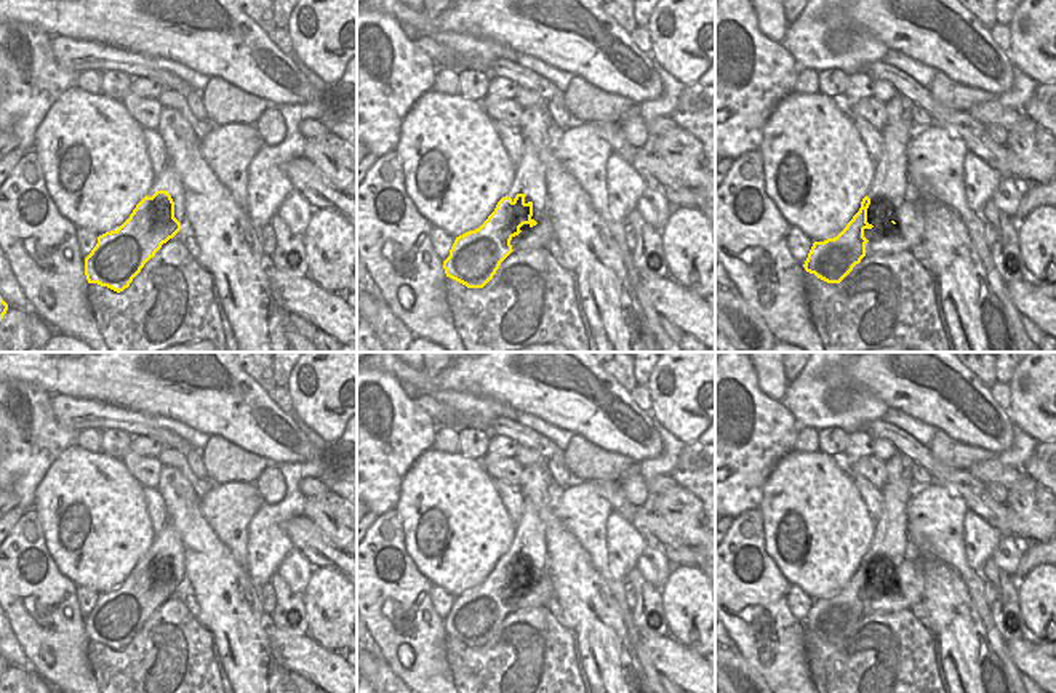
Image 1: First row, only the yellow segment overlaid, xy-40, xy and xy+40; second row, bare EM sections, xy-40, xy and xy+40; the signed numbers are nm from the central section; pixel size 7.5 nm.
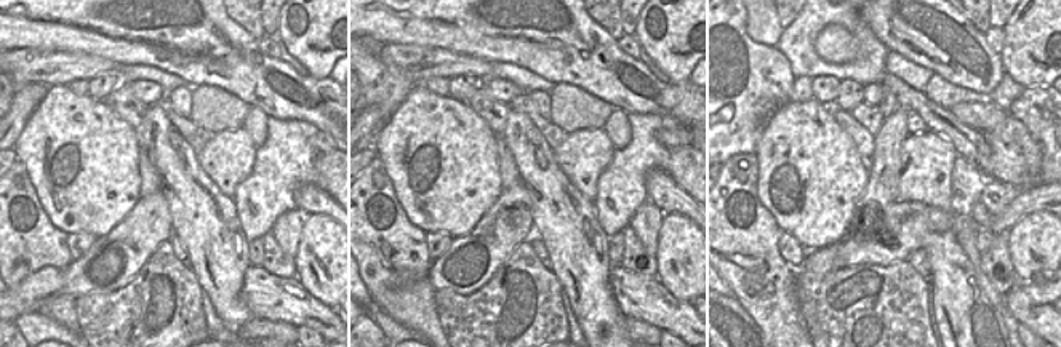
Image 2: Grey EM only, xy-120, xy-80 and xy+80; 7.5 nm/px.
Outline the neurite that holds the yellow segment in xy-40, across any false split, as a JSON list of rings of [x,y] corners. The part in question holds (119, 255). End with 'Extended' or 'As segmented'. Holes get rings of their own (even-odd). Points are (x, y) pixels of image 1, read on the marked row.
[[[168,163],[130,218],[117,230],[98,237],[85,258],[88,283],[123,291],[162,245],[181,230],[184,219],[182,182]]]. Extended.

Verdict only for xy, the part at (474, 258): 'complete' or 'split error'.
split error

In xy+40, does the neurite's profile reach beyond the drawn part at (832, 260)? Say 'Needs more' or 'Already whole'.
Needs more.

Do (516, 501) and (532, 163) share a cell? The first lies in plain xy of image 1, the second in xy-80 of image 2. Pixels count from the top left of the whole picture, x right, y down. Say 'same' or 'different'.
different

